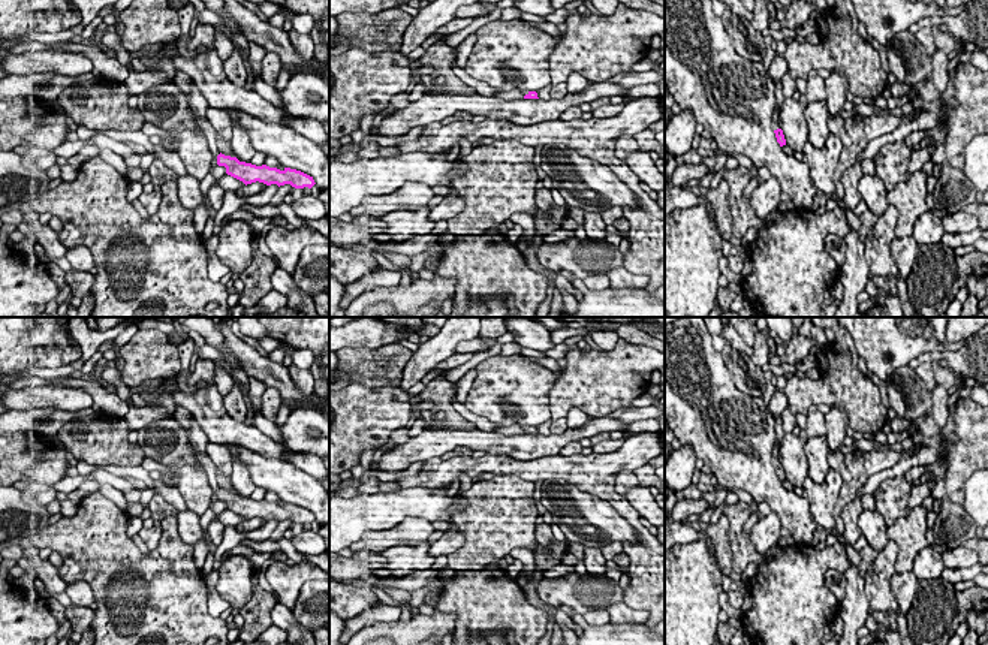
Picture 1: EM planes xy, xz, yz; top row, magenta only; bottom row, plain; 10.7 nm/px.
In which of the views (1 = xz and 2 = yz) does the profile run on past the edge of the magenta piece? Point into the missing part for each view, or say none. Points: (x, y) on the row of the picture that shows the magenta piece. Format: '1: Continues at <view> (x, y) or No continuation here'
1: Continues at xz (512, 95)
2: Continues at yz (776, 114)

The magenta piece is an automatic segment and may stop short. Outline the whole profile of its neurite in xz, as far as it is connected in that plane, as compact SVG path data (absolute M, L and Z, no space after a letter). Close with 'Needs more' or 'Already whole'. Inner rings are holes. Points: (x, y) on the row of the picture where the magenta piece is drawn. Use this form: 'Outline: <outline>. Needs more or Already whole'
Outline: M500 90L493 96L501 100L519 100L519 99L539 99L536 91L524 91L524 90Z. Needs more

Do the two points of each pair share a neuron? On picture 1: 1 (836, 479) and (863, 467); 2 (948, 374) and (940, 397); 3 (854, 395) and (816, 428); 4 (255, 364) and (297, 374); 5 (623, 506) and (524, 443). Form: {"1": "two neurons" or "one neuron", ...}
{"1": "two neurons", "2": "two neurons", "3": "two neurons", "4": "two neurons", "5": "two neurons"}

